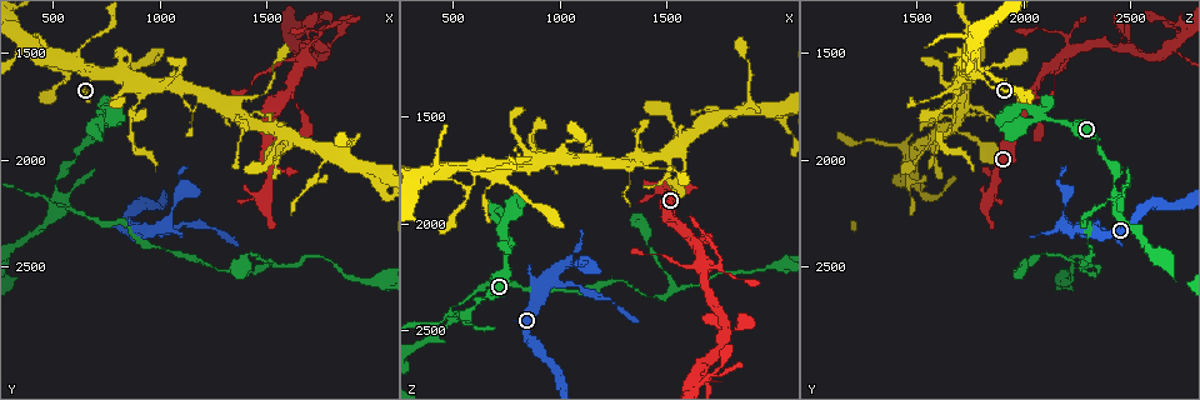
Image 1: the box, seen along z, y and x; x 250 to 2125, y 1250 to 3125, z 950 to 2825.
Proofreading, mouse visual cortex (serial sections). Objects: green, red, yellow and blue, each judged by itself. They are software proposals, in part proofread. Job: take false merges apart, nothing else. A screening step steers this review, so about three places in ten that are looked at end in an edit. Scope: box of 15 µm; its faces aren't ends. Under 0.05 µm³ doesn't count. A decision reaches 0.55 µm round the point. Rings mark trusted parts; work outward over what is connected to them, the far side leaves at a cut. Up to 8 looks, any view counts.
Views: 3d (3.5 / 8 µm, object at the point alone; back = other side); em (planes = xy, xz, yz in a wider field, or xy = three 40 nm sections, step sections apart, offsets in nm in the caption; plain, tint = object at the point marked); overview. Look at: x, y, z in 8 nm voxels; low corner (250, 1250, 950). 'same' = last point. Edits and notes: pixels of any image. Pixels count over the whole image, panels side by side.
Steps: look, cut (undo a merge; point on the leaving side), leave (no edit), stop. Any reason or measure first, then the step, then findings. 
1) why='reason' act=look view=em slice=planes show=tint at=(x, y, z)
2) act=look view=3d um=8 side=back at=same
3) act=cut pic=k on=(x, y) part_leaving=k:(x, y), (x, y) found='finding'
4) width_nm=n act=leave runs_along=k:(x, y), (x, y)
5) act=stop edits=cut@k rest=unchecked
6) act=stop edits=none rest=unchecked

why='arms part here' act=look view=3d um=3.5 at=(860, 1800, 1590)

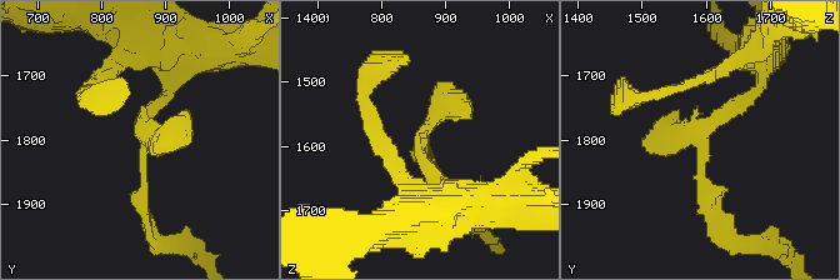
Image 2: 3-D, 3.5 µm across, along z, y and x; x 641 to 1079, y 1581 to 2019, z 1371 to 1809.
act=look view=em slice=xy step=1 show=tint at=(860, 1790, 1580)

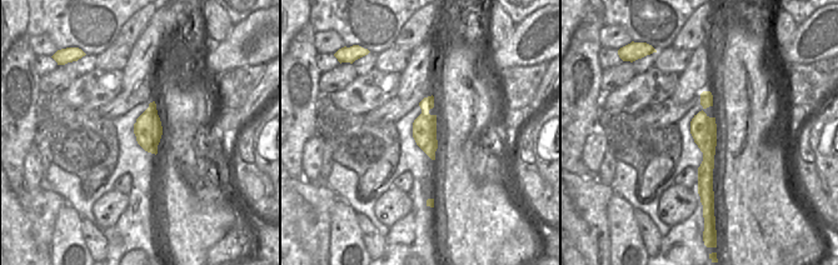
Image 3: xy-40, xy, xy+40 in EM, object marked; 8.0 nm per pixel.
act=leave runs_along=3:(706, 94), (702, 126), (709, 200) found='one cell here'

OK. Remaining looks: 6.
why='four-way junction' act=look view=3d um=3.5 at=(970, 2340, 2290)

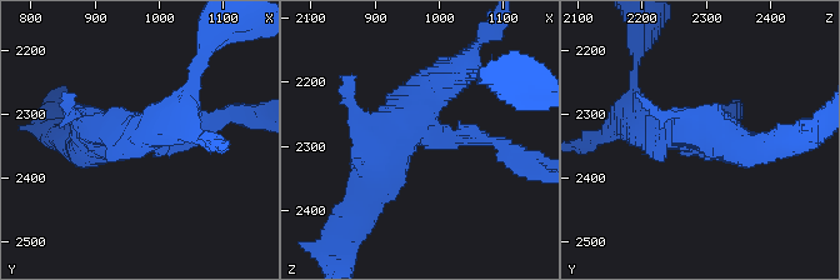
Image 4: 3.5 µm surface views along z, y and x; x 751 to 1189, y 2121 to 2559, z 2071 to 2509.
act=cut pic=4 on=(220, 120) part_leaving=4:(464, 141), (503, 144), (540, 166) found='two cells meet here'

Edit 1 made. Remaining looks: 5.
act=look view=overview

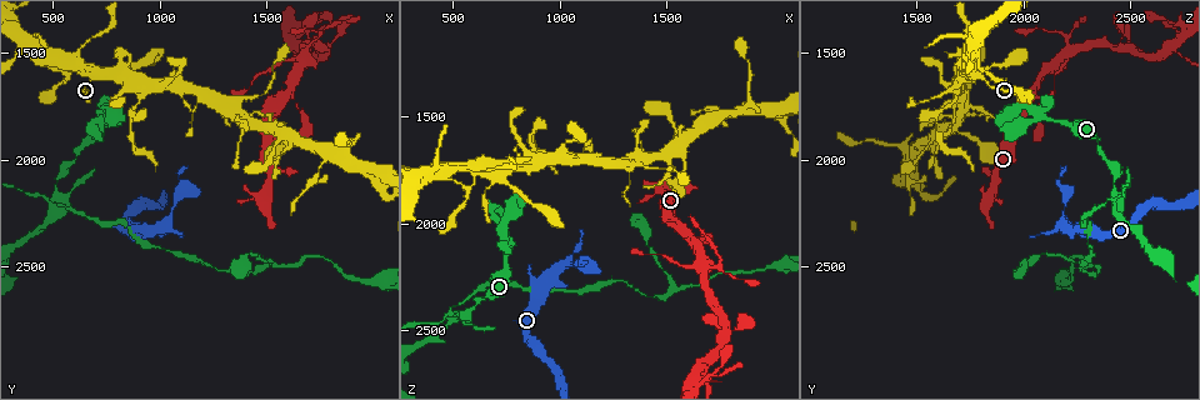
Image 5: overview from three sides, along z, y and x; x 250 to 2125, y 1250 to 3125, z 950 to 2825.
why='two arms in line, one across' act=look view=3d um=3.5 at=(1590, 1680, 2030)

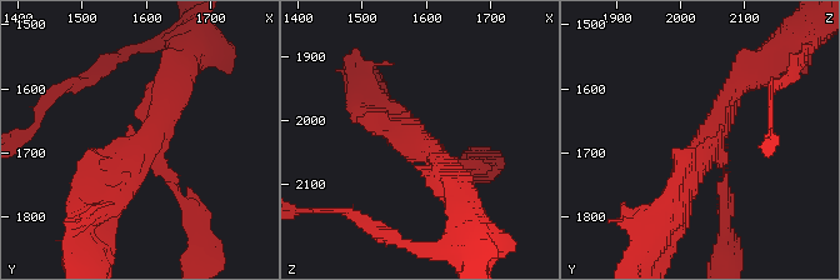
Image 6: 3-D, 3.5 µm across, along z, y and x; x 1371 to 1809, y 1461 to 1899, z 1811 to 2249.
arms=3 arm_widths_nm=100,300,350 why='now the EM' act=look view=em slice=xy step=2 show=tint at=(1600, 1685, 2045)

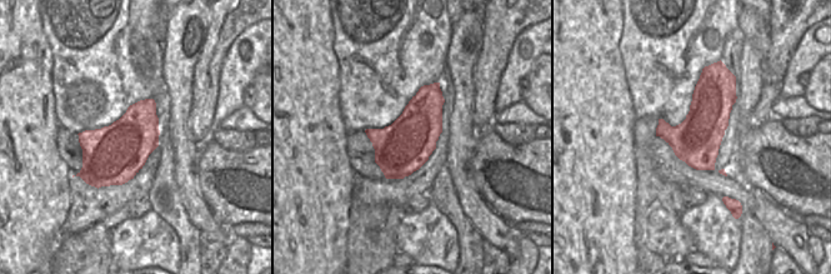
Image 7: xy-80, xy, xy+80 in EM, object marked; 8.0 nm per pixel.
act=leave found='one cell here'

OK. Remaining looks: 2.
act=stop edits=cut@4 rest=unchecked

